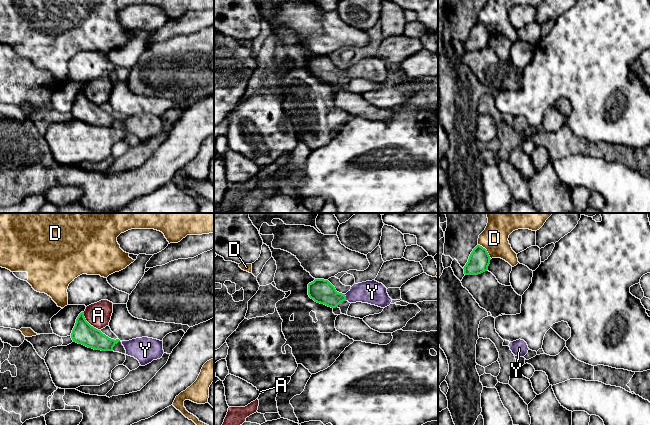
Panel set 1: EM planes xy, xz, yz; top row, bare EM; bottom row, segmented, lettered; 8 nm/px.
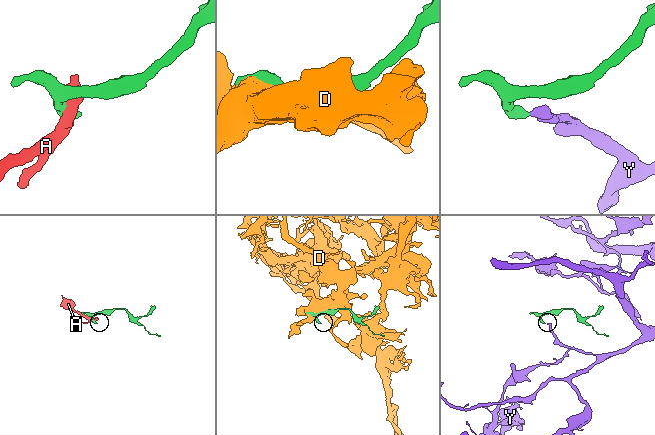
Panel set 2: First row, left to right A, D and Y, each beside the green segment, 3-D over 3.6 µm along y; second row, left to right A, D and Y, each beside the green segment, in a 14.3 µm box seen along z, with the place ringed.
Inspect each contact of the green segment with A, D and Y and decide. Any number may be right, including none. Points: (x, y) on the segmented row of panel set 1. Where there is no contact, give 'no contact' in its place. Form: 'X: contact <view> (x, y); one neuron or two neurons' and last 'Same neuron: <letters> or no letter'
A: contact xy (88, 323); two neurons
D: contact yz (486, 250); two neurons
Y: contact xz (345, 297); one neuron
Same neuron: Y

